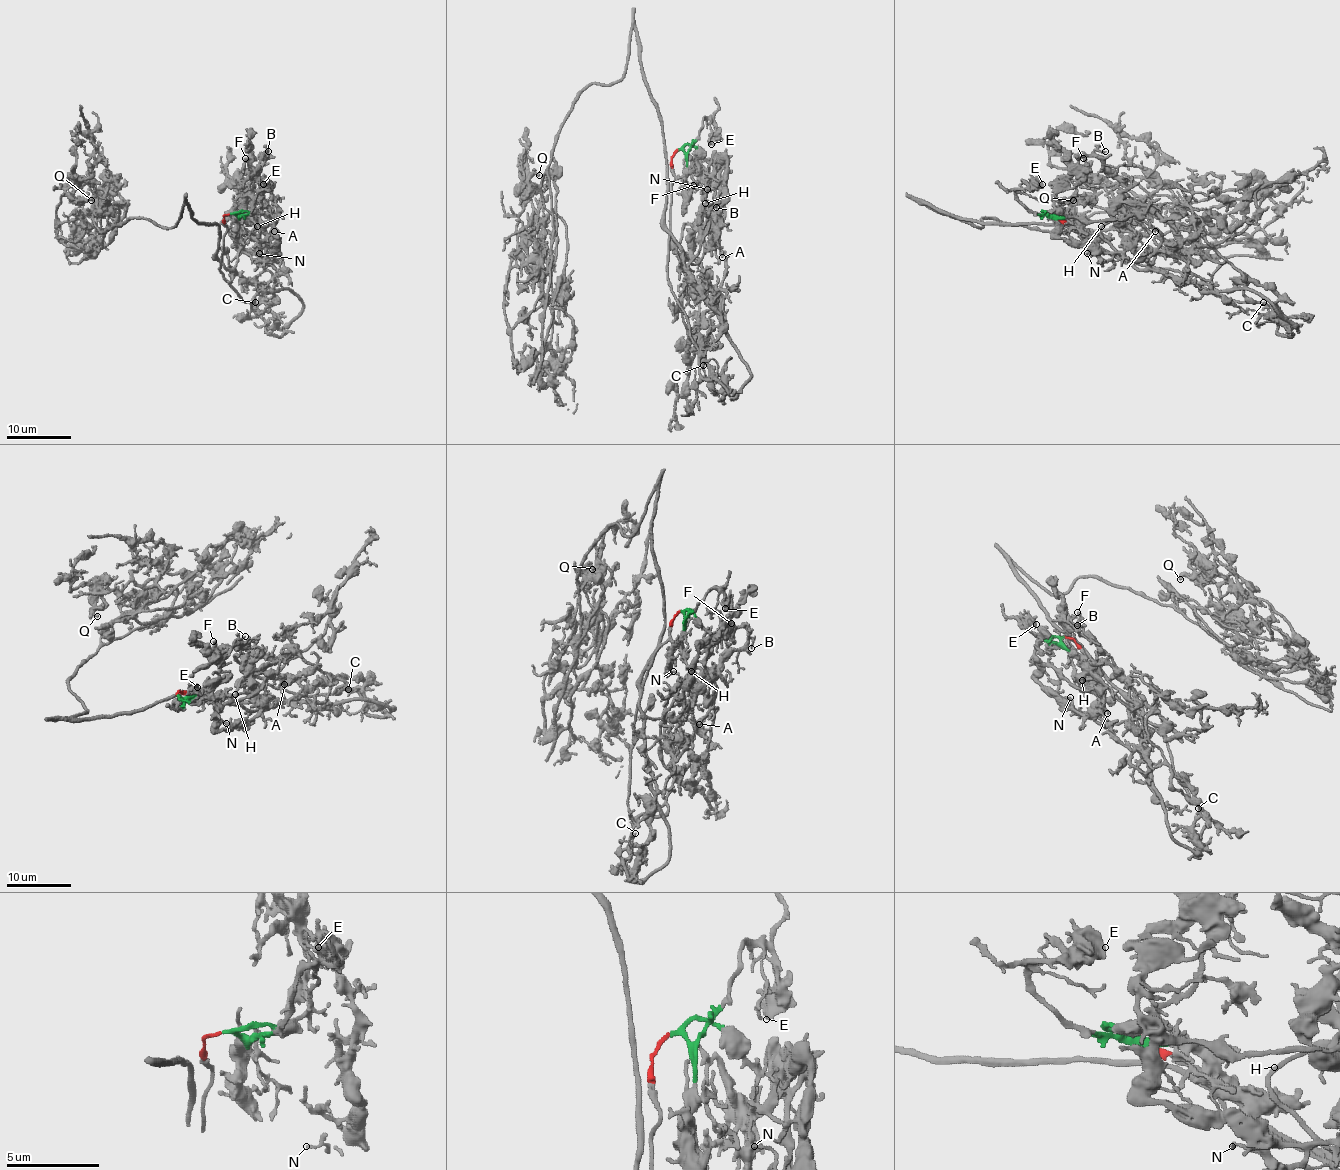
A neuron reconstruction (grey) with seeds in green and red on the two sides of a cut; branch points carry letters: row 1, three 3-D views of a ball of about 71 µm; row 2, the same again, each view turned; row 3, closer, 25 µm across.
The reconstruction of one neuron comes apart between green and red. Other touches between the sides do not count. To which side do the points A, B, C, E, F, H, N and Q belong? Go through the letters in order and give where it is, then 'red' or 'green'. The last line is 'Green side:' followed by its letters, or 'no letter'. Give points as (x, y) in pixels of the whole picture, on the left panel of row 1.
A: at (274, 231); red
B: at (268, 151); green
C: at (255, 302); red
E: at (263, 184); green
F: at (245, 158); green
H: at (257, 226); red
N: at (259, 253); red
Q: at (91, 200); red
Green side: B, E, F

